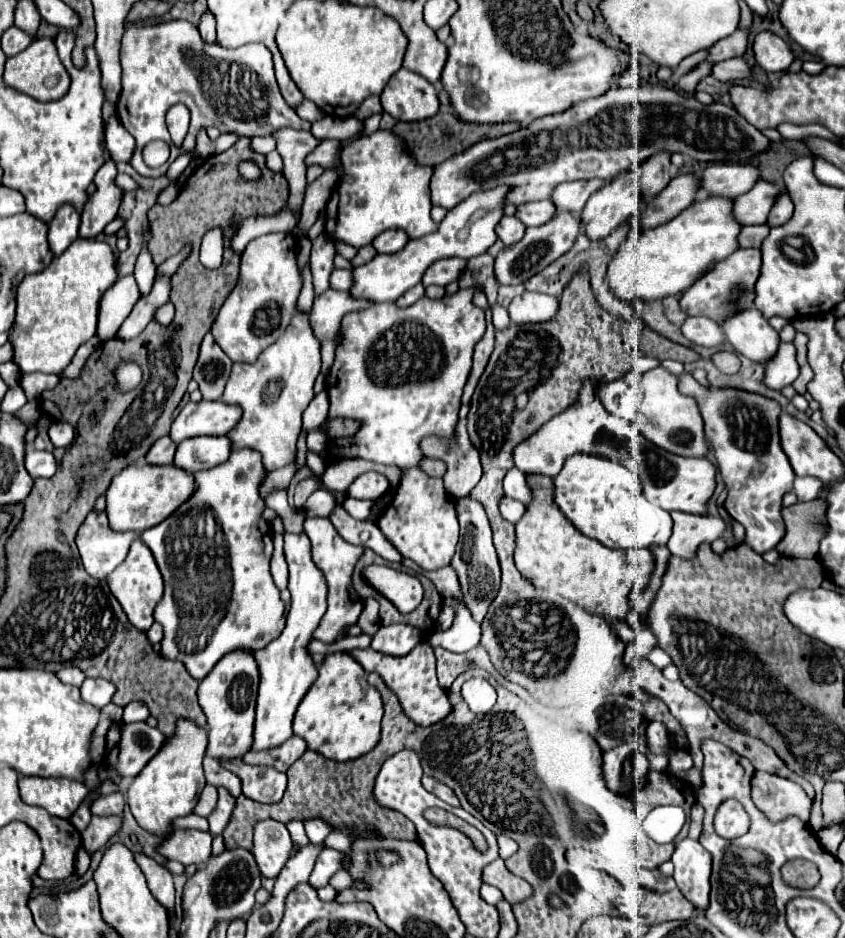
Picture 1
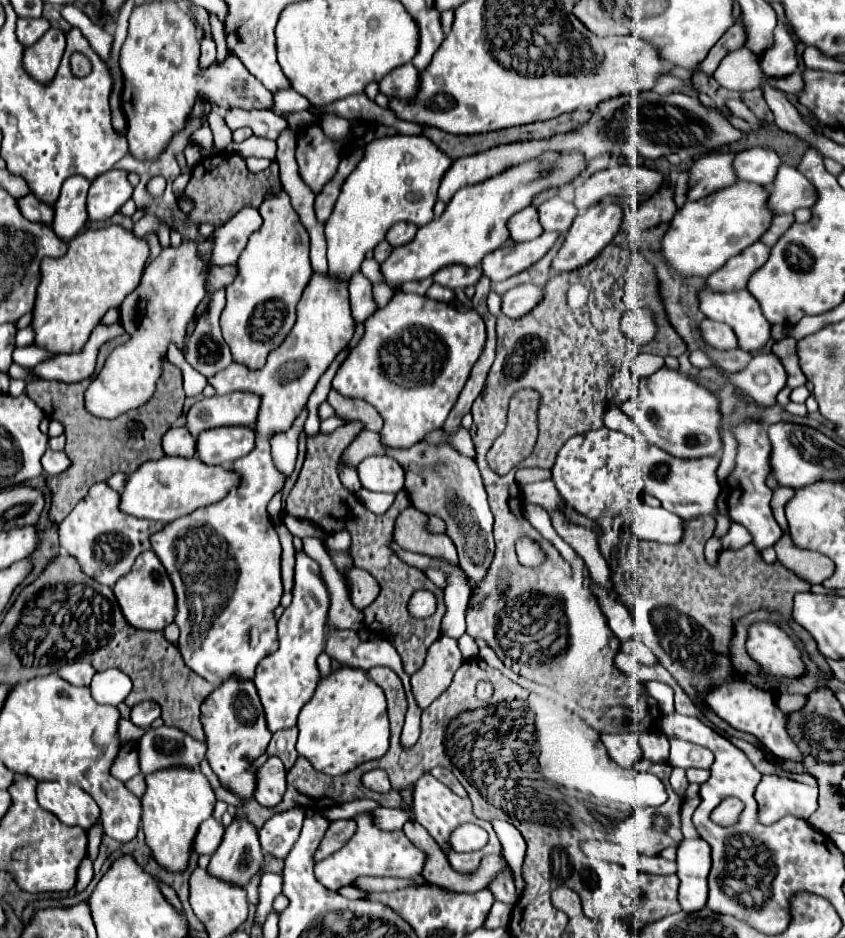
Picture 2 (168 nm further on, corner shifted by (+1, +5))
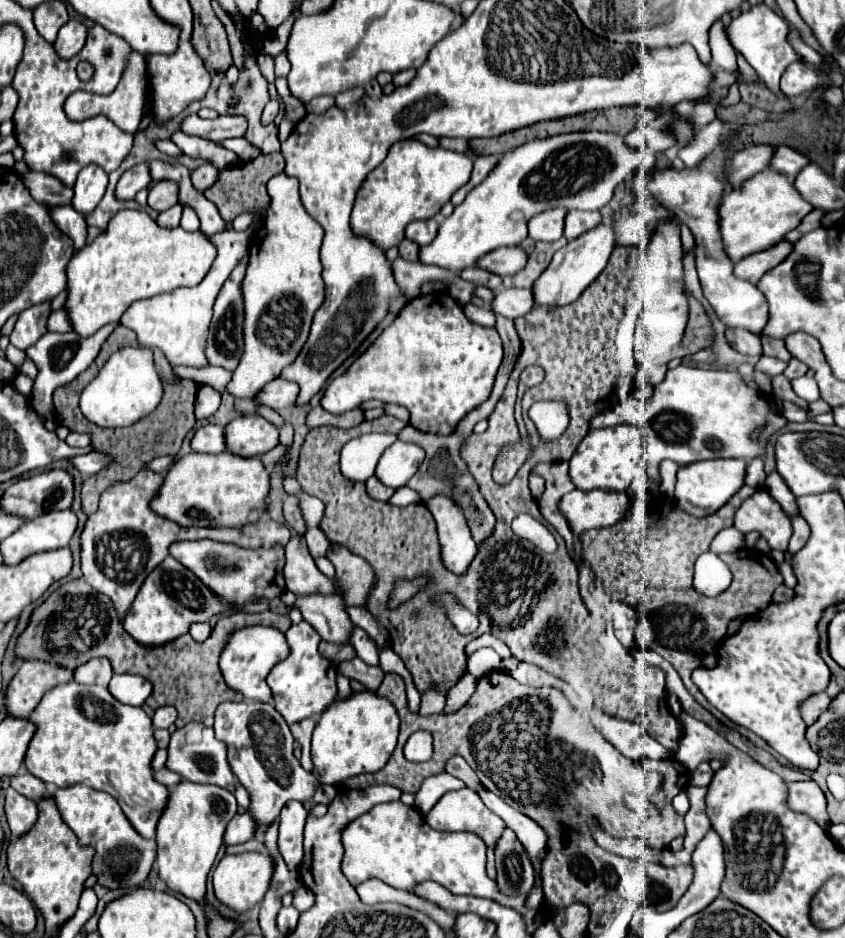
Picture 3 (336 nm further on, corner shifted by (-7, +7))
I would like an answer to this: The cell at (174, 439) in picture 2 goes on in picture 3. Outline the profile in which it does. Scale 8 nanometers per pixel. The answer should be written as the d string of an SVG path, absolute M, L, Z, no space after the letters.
M214 424L200 426L190 440L190 448L194 452L224 452L224 428Z

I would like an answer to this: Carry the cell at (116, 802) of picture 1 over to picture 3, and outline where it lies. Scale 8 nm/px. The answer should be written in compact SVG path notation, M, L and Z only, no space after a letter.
M162 768L162 770L154 772L154 780L160 782L160 784L164 784L166 788L172 788L172 786L176 786L176 782L182 780L182 776L180 774L174 774L174 772L166 770L166 768Z

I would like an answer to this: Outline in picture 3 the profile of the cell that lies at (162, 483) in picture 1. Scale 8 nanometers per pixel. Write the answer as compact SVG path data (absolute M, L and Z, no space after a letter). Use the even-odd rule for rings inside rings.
M190 452L170 464L160 490L150 500L150 508L182 526L242 526L264 516L270 476L260 458L236 458L234 454ZM256 506L256 510L252 510Z

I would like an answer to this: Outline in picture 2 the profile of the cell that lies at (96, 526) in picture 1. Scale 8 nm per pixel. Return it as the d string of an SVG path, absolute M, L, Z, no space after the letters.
M96 482L86 494L86 498L60 524L60 554L74 556L86 576L112 588L116 580L120 580L120 576L126 576L130 572L132 564L136 562L136 556L140 556L140 552L150 550L150 536L152 532L160 532L160 528L164 528L162 522L140 520L140 518L120 512L120 492L112 490L106 482Z

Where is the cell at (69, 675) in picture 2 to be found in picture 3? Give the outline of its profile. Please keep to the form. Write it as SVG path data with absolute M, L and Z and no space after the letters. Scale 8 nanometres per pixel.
M92 658L90 662L74 670L74 680L78 684L100 684L106 686L112 678L112 666L108 658Z

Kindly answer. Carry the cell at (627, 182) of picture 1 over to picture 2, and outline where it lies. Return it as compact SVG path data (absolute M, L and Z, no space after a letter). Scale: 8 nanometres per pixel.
M602 200L600 204L592 206L586 214L578 214L572 228L566 234L566 240L564 240L562 248L558 250L558 254L552 262L552 272L554 274L570 272L570 270L582 268L584 264L594 260L612 242L612 238L616 236L620 224L622 224L622 208L612 200Z

